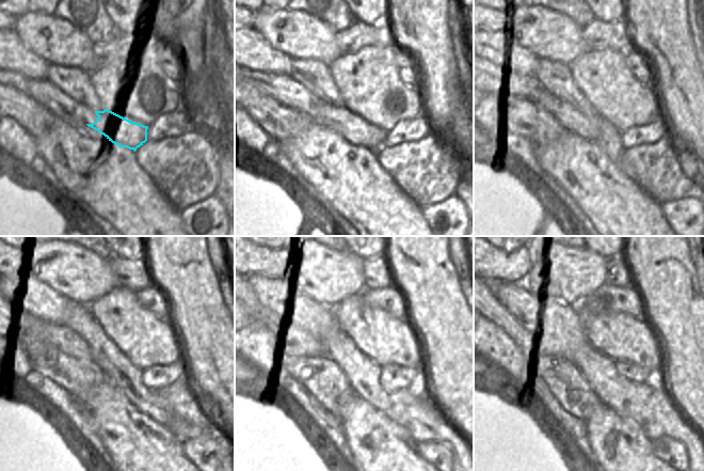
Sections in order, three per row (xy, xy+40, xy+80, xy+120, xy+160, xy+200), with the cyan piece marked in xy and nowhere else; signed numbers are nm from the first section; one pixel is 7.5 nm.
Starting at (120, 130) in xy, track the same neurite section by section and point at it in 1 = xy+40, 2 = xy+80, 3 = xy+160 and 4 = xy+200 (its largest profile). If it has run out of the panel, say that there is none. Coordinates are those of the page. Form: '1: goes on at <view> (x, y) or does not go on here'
1: goes on at xy+40 (356, 130)
2: goes on at xy+80 (572, 120)
3: goes on at xy+160 (298, 341)
4: goes on at xy+200 (525, 341)

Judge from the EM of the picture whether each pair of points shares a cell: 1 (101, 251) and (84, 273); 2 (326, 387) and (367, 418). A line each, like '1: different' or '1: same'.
1: different
2: different

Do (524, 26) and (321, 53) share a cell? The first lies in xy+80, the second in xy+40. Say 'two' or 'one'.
one

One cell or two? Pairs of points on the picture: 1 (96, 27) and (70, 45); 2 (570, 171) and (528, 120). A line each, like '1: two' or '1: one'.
1: two
2: two

